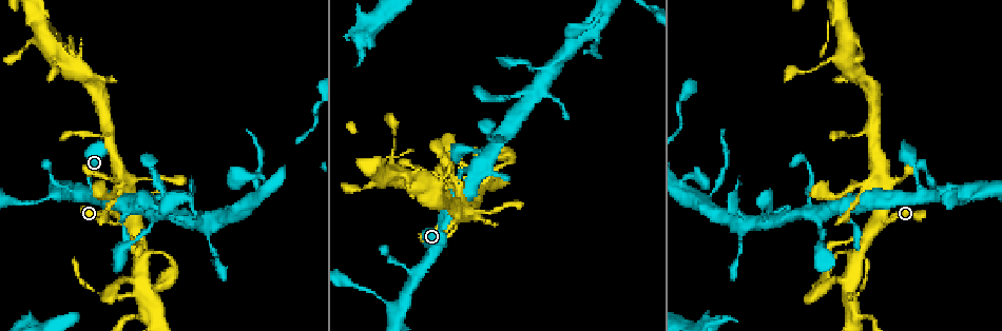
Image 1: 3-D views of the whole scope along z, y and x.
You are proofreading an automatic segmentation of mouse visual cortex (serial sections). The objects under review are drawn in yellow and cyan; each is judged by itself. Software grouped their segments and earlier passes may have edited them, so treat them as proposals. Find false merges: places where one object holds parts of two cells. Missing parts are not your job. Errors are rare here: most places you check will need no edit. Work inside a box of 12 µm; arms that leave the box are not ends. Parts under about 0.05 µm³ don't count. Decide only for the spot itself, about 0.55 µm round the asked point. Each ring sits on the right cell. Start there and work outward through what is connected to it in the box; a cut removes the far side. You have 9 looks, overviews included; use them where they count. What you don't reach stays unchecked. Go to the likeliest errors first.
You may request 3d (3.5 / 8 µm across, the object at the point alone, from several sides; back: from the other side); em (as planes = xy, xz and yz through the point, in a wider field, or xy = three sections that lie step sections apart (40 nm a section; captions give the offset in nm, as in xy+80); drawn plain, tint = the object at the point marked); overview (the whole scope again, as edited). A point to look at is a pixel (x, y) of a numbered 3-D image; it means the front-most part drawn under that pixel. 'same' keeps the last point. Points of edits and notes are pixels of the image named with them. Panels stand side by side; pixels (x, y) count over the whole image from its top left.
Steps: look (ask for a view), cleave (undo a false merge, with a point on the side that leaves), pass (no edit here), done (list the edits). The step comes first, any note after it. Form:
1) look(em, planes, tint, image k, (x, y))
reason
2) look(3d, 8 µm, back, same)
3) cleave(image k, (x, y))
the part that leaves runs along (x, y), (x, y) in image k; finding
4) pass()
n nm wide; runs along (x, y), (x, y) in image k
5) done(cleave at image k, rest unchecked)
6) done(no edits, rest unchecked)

look(3d, 3.5 µm, back, image 1, (488, 214))
narrows sharply

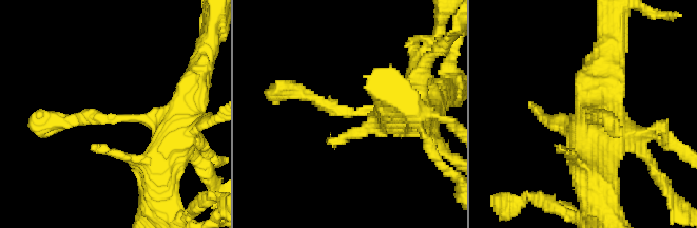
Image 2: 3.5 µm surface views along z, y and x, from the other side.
look(em, xy, step 5, tint, image 2, (593, 121))
need the tissue

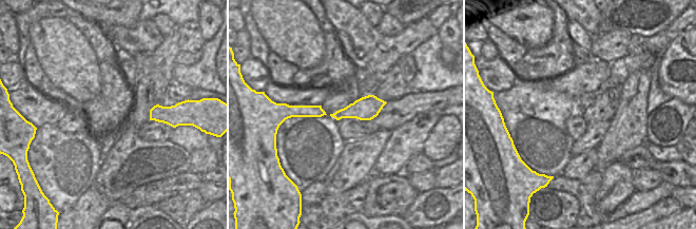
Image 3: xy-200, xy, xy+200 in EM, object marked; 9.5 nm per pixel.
look(em, planes, tint, same)
another direction

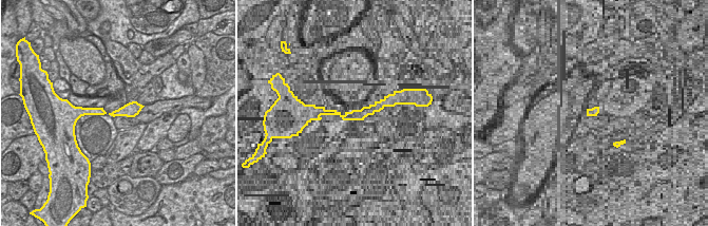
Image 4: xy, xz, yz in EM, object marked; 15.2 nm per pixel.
pass()
runs along (407, 116), (340, 111), (285, 92) in image 2; all the same cell

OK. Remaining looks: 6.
look(3d, 3.5 µm, image 1, (433, 249))
a narrow waist

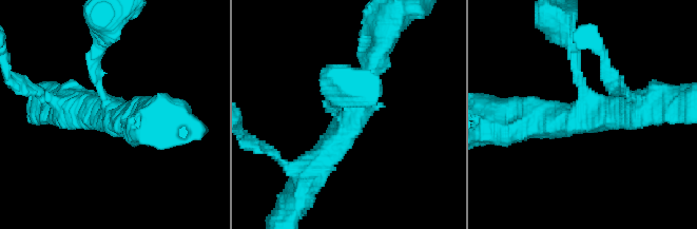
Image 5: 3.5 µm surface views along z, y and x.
look(em, xy, step 5, tint, image 5, (108, 105))
3 arms; arms of 200, 350, 400 nm; shape alone is not enough

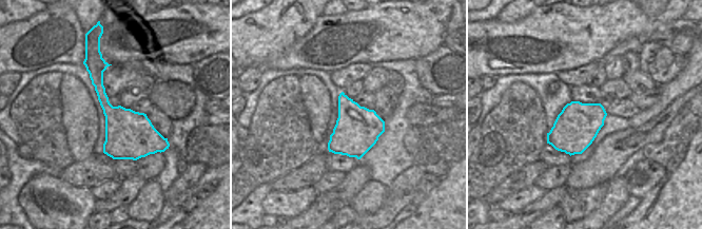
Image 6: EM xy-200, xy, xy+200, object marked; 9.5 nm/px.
pass()
continuous, no second cell

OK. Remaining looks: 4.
look(3d, 3.5 µm, image 1, (522, 60))
abrupt turn

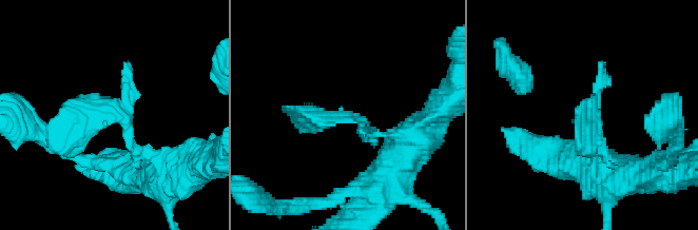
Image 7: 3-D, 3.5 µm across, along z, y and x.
look(em, xy, step 1, tint, image 7, (113, 115))
need the tissue

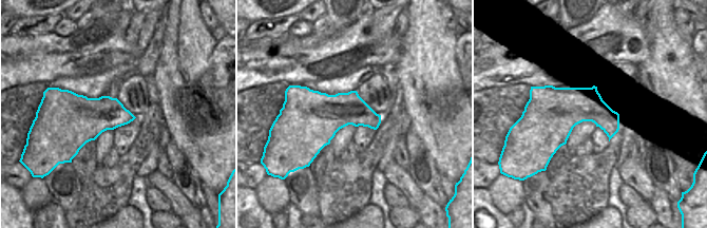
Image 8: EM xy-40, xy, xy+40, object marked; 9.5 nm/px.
pass()
runs along (393, 136), (354, 117), (306, 119), (290, 109) in image 7; continuous, no second cell

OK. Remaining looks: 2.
done(no edits, rest unchecked)

